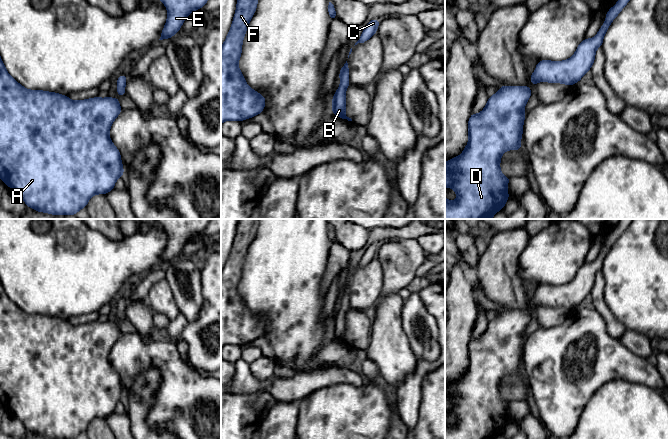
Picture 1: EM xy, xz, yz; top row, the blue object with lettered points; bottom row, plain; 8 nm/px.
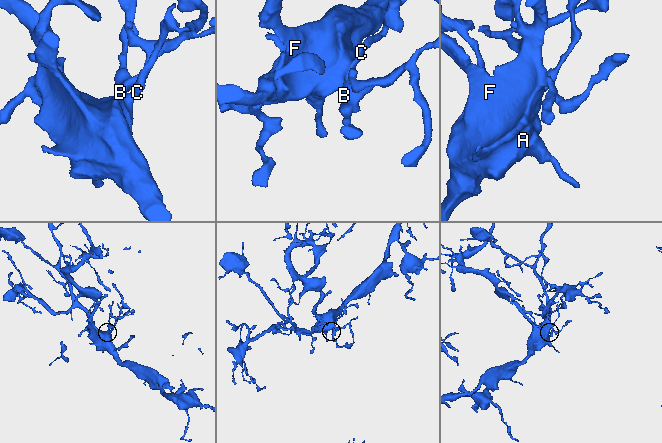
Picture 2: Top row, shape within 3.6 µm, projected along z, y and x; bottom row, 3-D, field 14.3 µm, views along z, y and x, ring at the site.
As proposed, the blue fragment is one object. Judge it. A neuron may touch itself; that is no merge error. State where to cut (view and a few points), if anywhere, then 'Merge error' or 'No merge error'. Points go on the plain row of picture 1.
No split. No merge error

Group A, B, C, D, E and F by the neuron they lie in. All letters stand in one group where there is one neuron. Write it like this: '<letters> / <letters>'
A B C D E F

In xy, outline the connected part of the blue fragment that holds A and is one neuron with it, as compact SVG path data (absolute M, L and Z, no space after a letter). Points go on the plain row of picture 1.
M0 281L0 402L5 409L12 412L25 426L37 436L50 437L52 439L76 439L85 432L88 425L95 418L106 418L114 413L116 404L124 399L121 379L109 361L112 347L122 335L117 322L94 321L86 324L73 325L68 320L55 316L42 314L28 314L20 309L7 296Z

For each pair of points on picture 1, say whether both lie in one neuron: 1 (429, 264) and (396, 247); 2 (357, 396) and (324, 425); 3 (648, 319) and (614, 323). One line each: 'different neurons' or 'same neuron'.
1: different neurons
2: same neuron
3: different neurons

